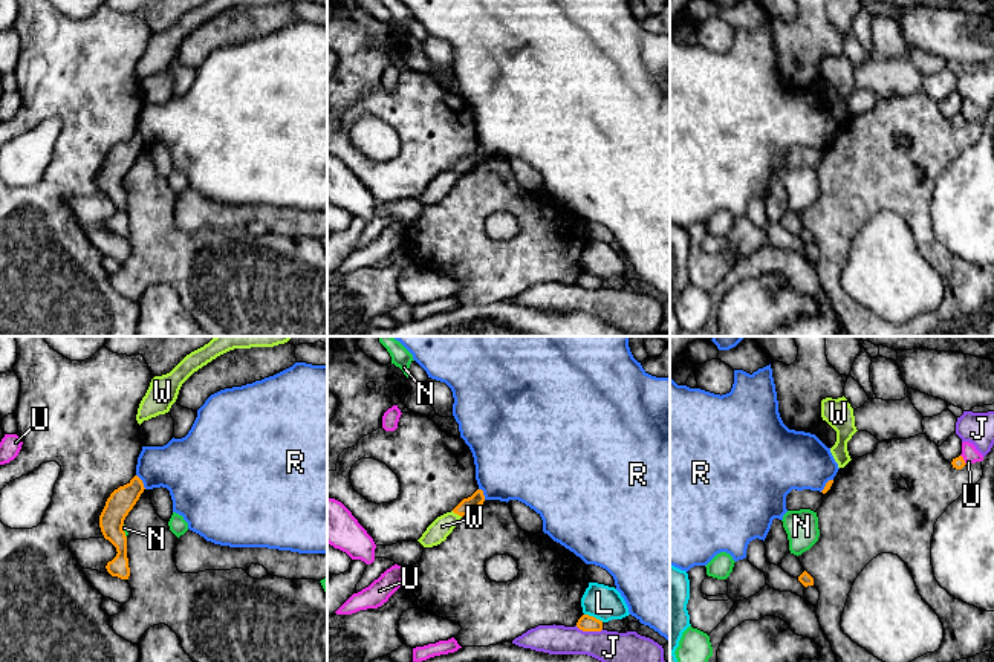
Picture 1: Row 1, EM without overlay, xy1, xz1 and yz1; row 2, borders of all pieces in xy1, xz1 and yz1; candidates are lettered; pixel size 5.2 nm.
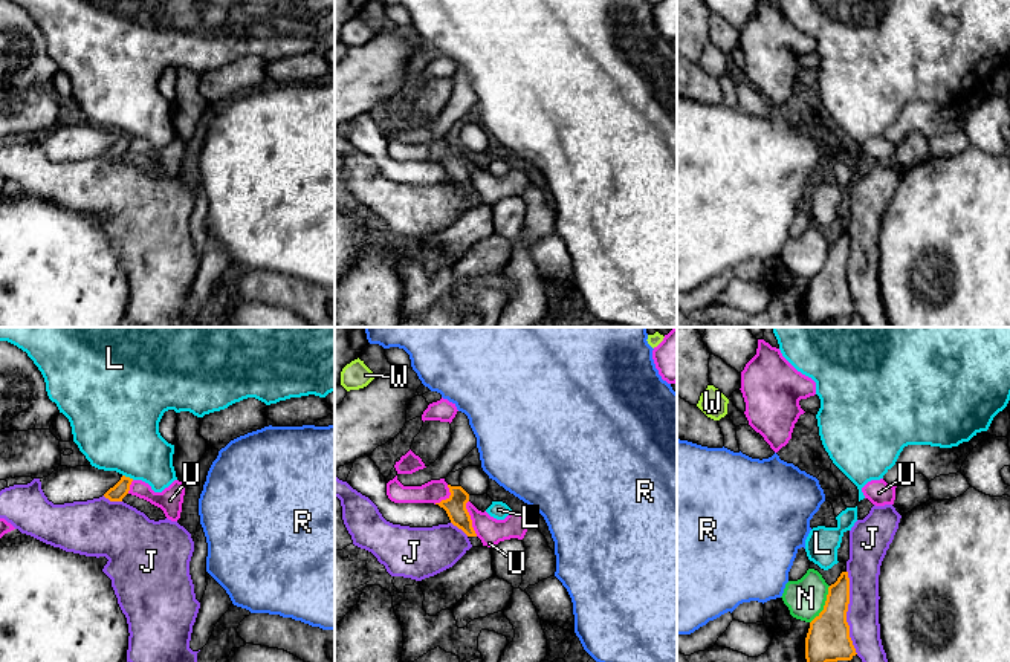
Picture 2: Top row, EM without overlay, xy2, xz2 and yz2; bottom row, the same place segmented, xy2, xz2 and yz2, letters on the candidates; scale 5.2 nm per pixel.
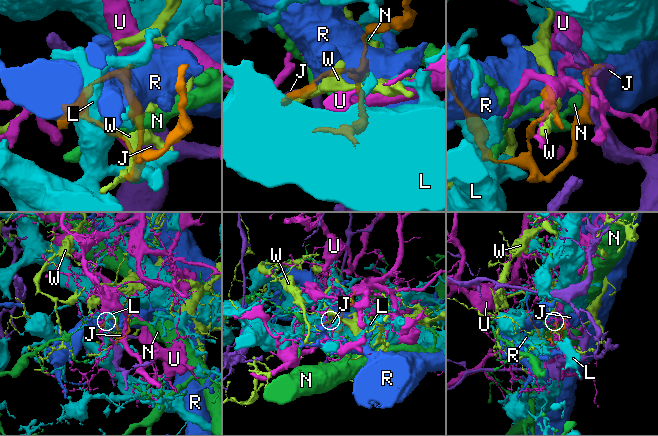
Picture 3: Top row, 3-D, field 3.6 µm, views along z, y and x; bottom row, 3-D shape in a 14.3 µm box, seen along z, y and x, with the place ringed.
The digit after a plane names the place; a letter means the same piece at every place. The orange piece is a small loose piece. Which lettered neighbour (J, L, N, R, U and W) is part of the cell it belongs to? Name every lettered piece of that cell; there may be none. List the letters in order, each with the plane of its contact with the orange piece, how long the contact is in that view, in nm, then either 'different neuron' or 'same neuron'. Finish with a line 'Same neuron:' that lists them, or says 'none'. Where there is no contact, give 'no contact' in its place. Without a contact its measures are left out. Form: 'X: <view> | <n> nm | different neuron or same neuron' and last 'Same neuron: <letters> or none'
J: yz2 | 440 nm | different neuron
L: xz1 | 110 nm | different neuron
N: yz2 | 220 nm | different neuron
R: xy1 | 90 nm | different neuron
U: xz2 | 200 nm | different neuron
W: xz1 | 70 nm | different neuron
Same neuron: none

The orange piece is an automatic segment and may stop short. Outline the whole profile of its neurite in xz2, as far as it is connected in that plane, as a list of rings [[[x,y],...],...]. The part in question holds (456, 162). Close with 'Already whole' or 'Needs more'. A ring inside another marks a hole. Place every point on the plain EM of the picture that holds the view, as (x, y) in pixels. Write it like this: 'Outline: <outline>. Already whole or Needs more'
Outline: [[[448,142],[448,145],[451,153],[446,157],[442,157],[440,161],[435,162],[443,165],[451,180],[468,193],[472,205],[483,203],[481,197],[477,194],[472,185],[472,177],[466,167],[466,161],[469,159],[469,151],[461,144]]]. Needs more

